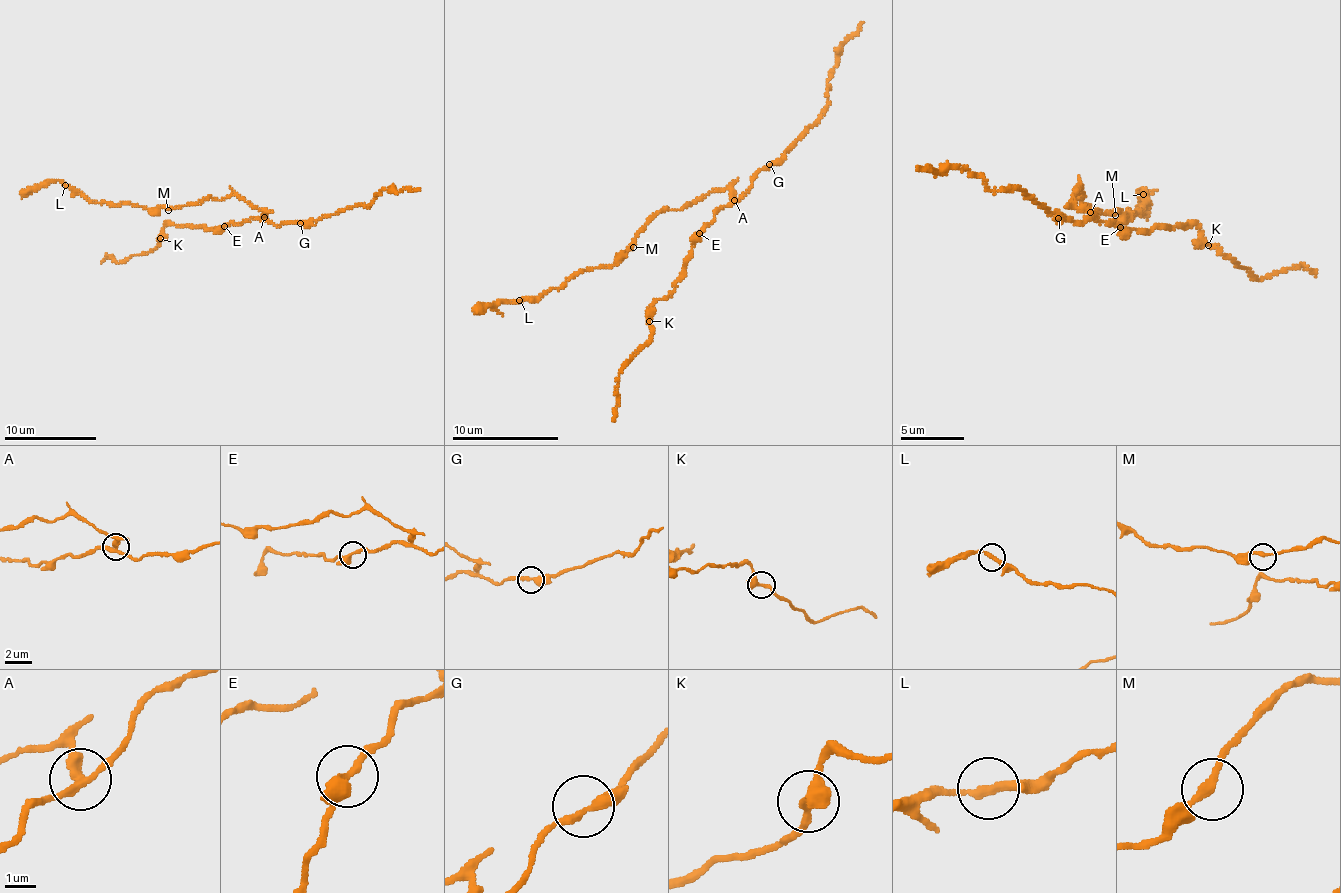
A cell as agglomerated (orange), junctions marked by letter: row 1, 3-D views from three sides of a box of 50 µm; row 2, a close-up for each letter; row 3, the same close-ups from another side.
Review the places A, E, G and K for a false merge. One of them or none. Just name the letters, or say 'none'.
A

